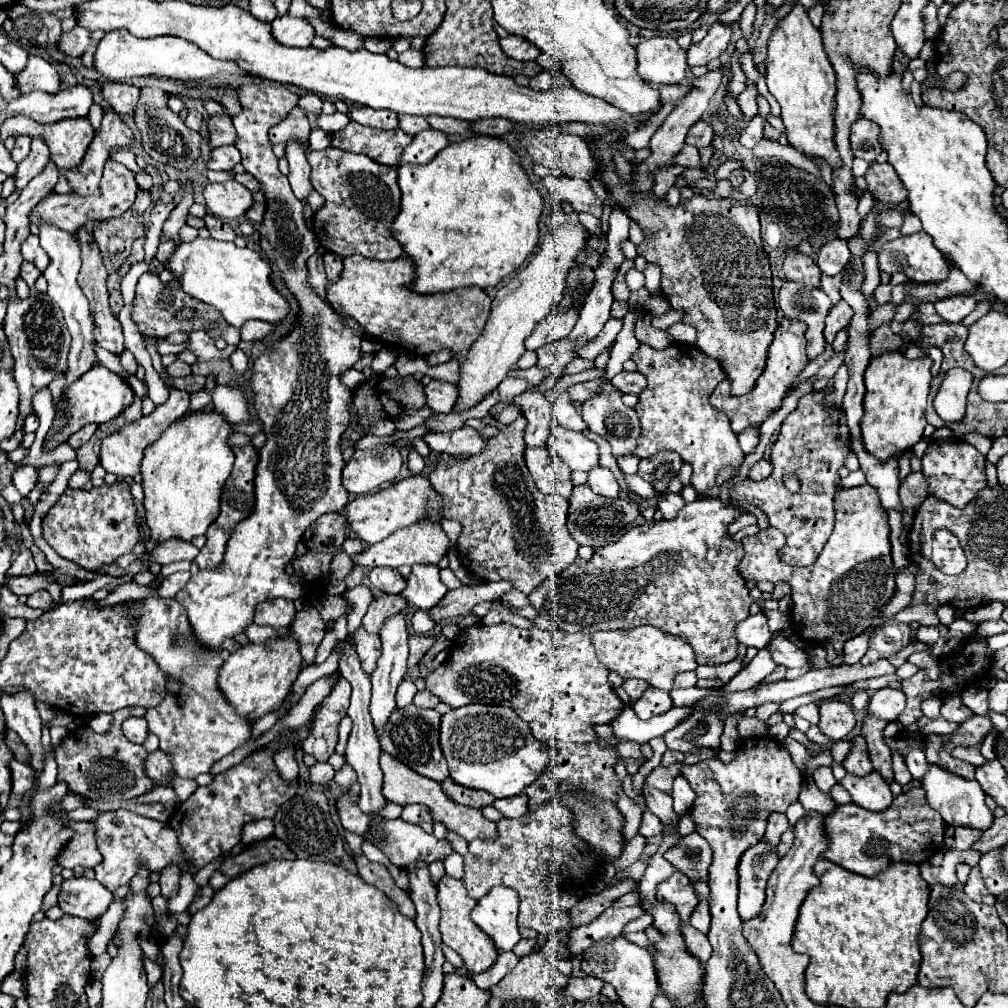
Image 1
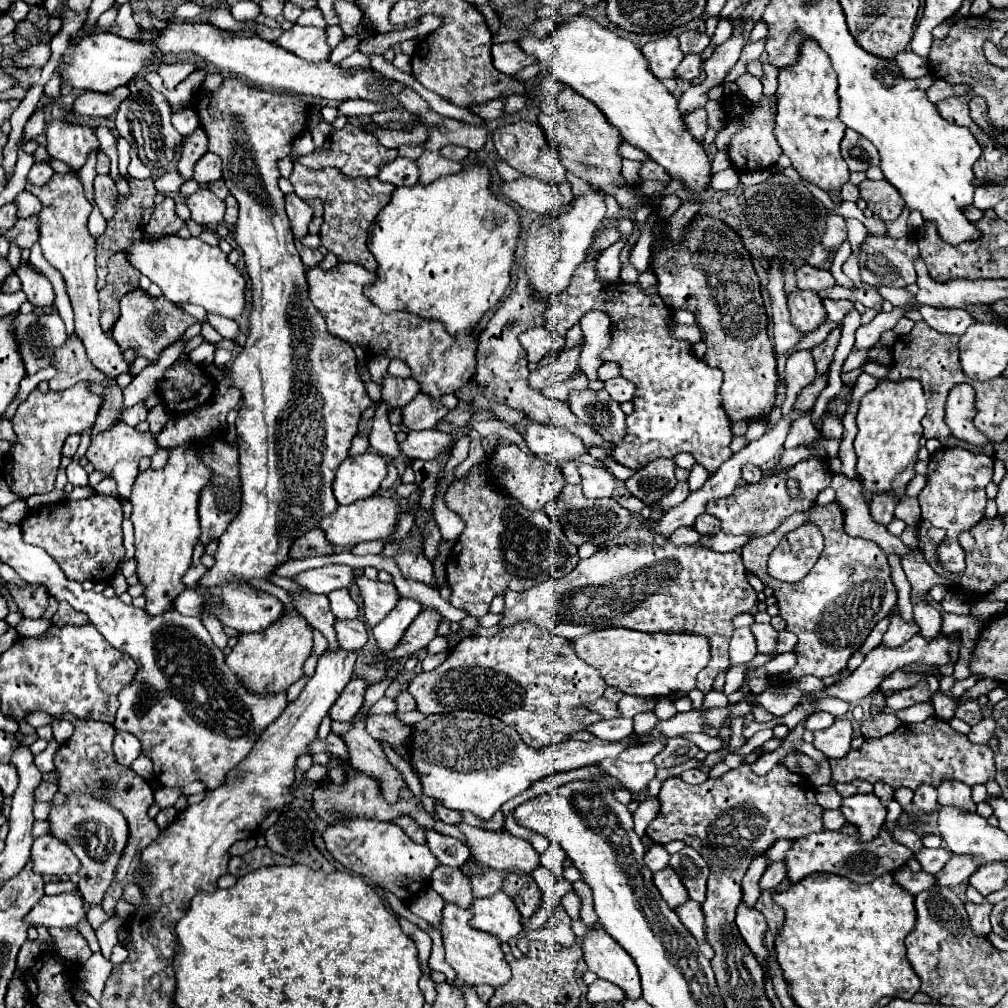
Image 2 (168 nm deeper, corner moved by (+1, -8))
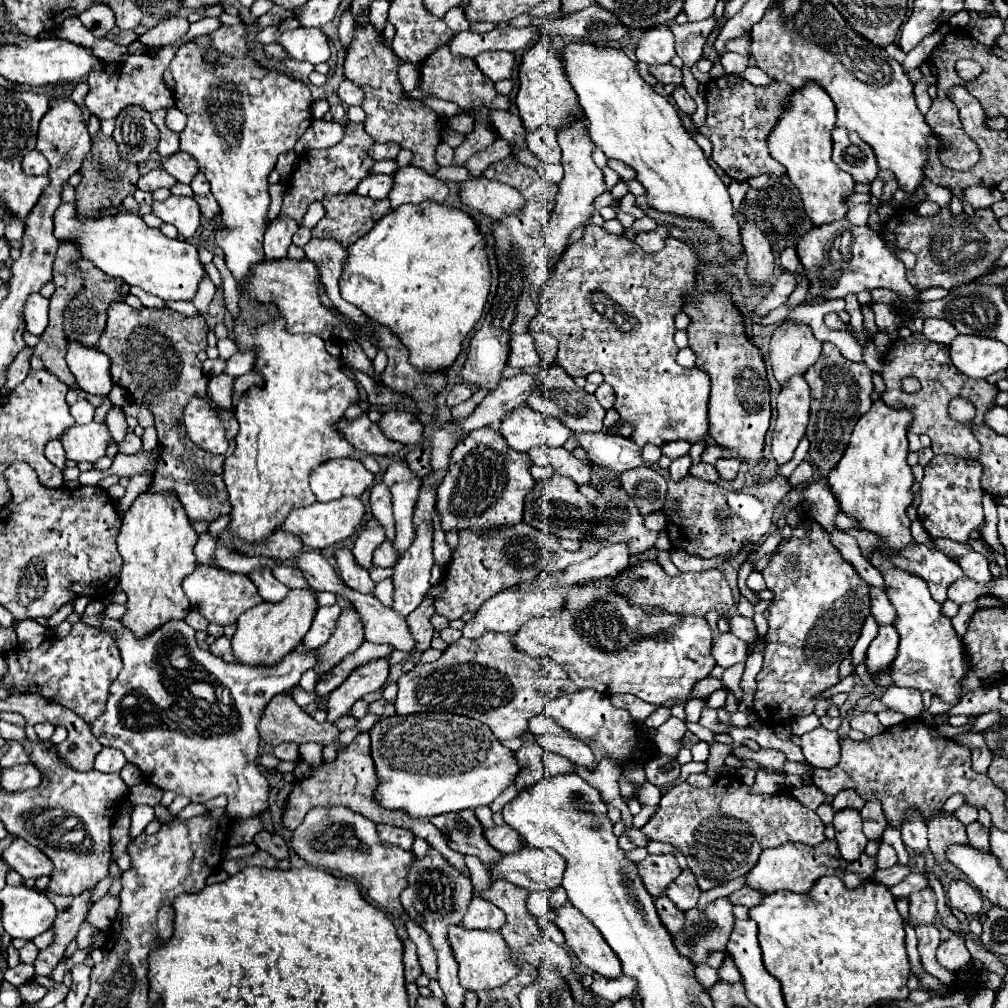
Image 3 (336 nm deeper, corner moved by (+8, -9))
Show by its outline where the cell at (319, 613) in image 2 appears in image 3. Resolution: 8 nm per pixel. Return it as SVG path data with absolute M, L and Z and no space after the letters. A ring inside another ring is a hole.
M268 568L254 570L254 572L248 574L248 578L256 584L260 596L266 602L282 602L286 598L286 594L290 592L290 588L286 588L282 582L278 582Z

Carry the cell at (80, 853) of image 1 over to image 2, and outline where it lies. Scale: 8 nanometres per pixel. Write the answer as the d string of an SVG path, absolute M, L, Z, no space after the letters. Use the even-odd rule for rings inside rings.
M51 835L37 837L31 847L33 871L39 875L73 875L81 867L73 851Z

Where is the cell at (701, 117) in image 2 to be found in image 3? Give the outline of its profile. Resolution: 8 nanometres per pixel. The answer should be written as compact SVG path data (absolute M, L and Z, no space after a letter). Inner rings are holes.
M684 86L676 88L676 92L672 96L674 96L674 102L676 102L678 110L682 110L686 116L692 116L696 112L696 102L692 100L692 96L686 92Z

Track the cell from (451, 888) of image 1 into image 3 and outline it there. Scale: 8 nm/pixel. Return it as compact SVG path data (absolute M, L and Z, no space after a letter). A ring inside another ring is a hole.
M464 926L448 928L448 942L452 946L454 958L460 966L460 984L466 990L488 990L506 984L510 978L518 974L518 966L508 960L508 946L500 932L494 930L466 930Z

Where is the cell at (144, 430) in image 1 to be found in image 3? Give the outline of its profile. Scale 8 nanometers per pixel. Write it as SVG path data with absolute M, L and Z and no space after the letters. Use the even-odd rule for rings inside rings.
M90 422L86 426L74 424L62 434L62 444L66 450L66 458L74 462L96 462L102 456L106 456L108 444L112 442L112 436L106 428L106 424Z

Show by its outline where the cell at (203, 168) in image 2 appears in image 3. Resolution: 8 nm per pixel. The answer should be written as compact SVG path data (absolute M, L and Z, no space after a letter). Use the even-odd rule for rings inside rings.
M176 152L170 158L162 160L162 168L166 172L170 172L178 182L182 184L190 184L192 178L200 172L198 162L194 160L194 156L190 156L188 152Z

